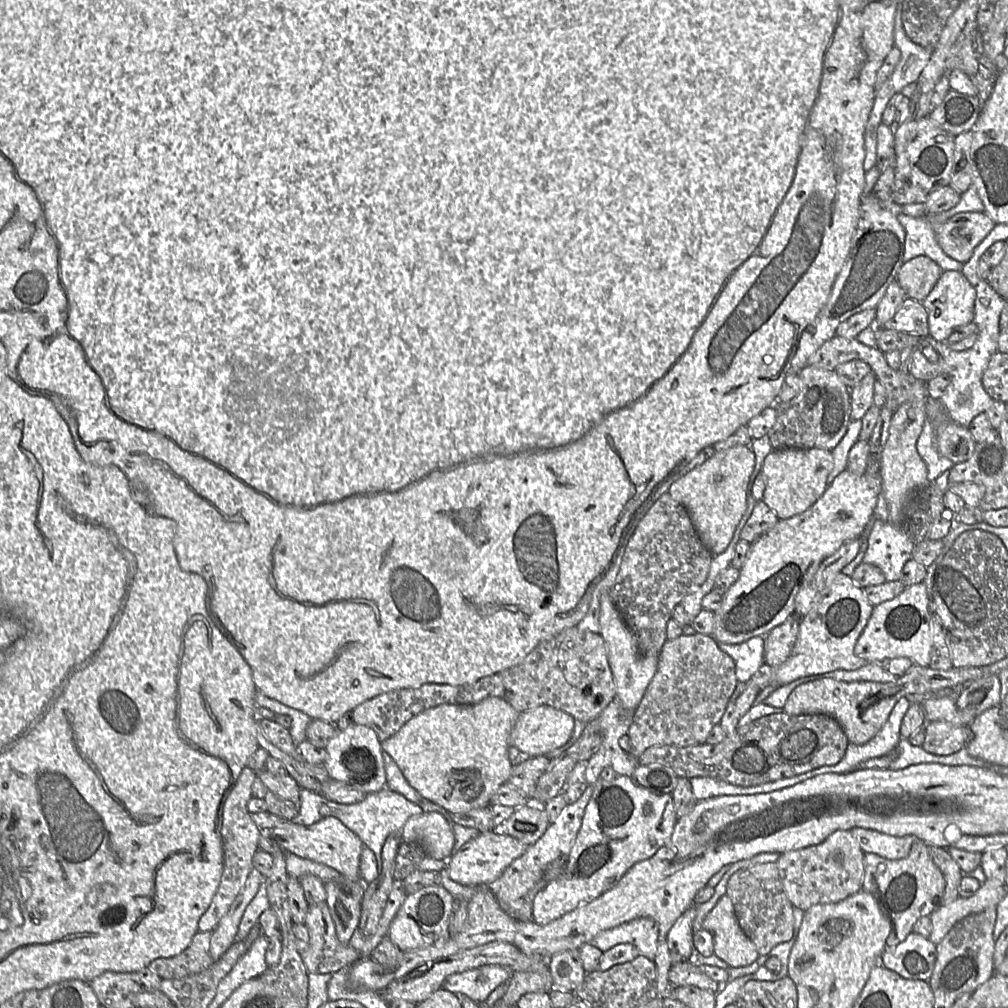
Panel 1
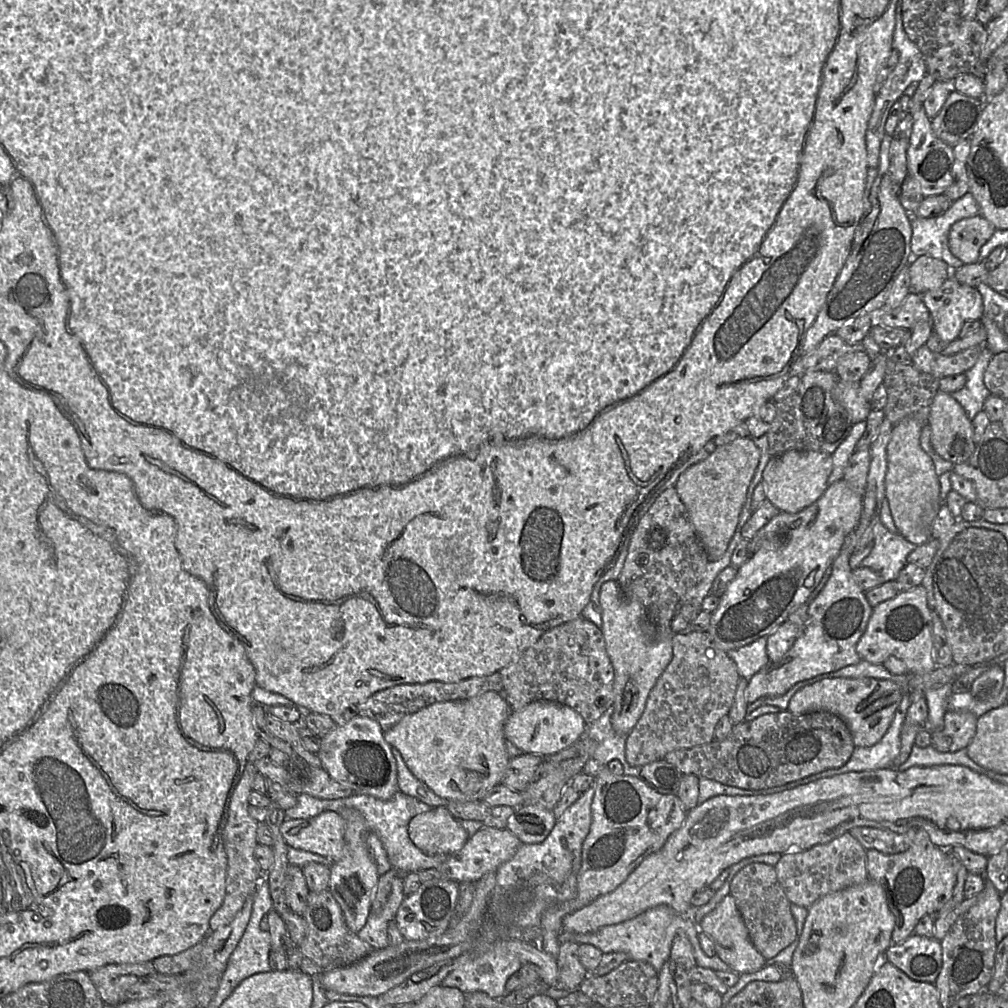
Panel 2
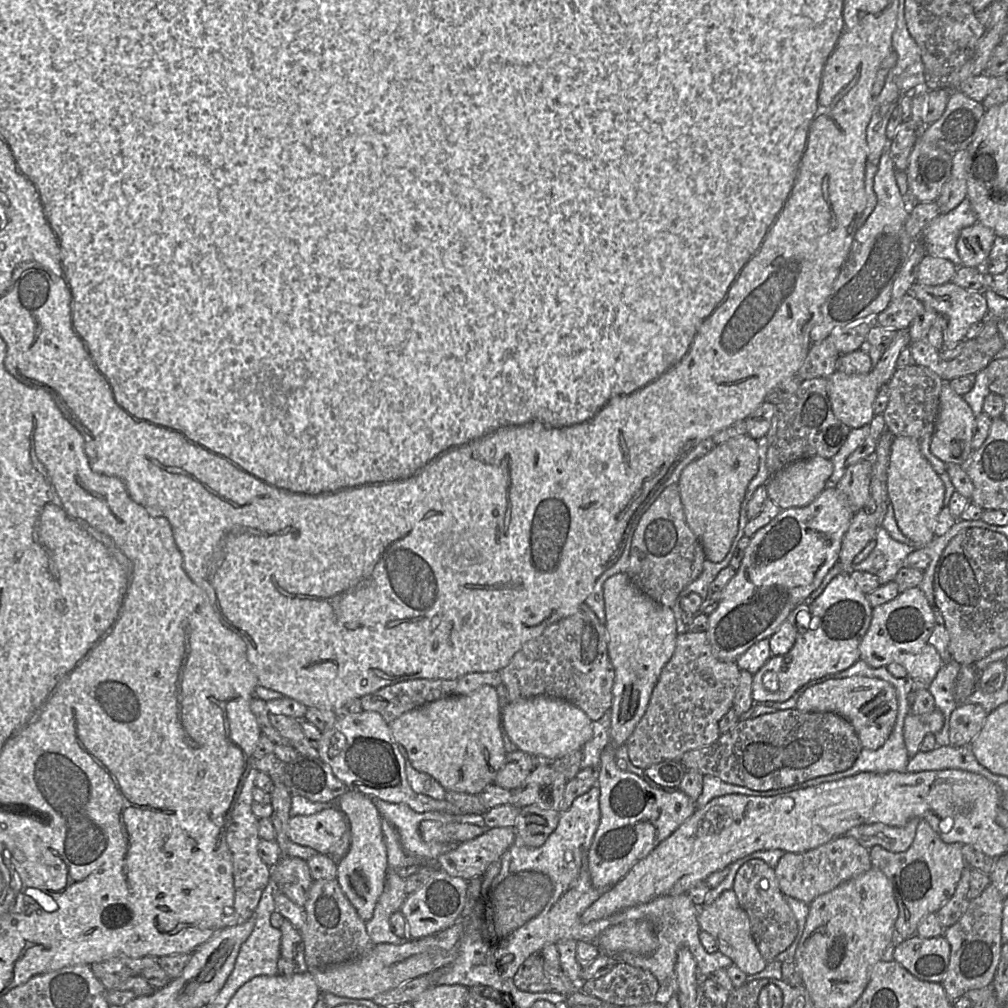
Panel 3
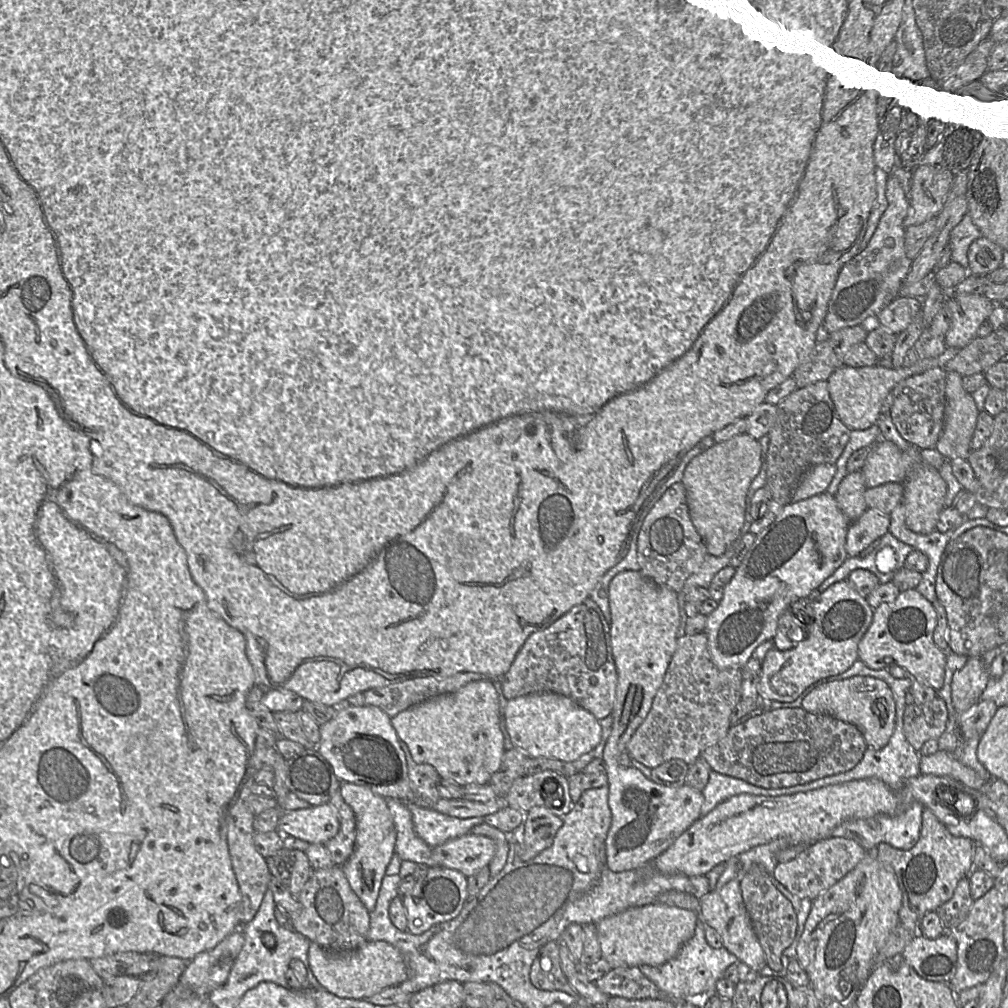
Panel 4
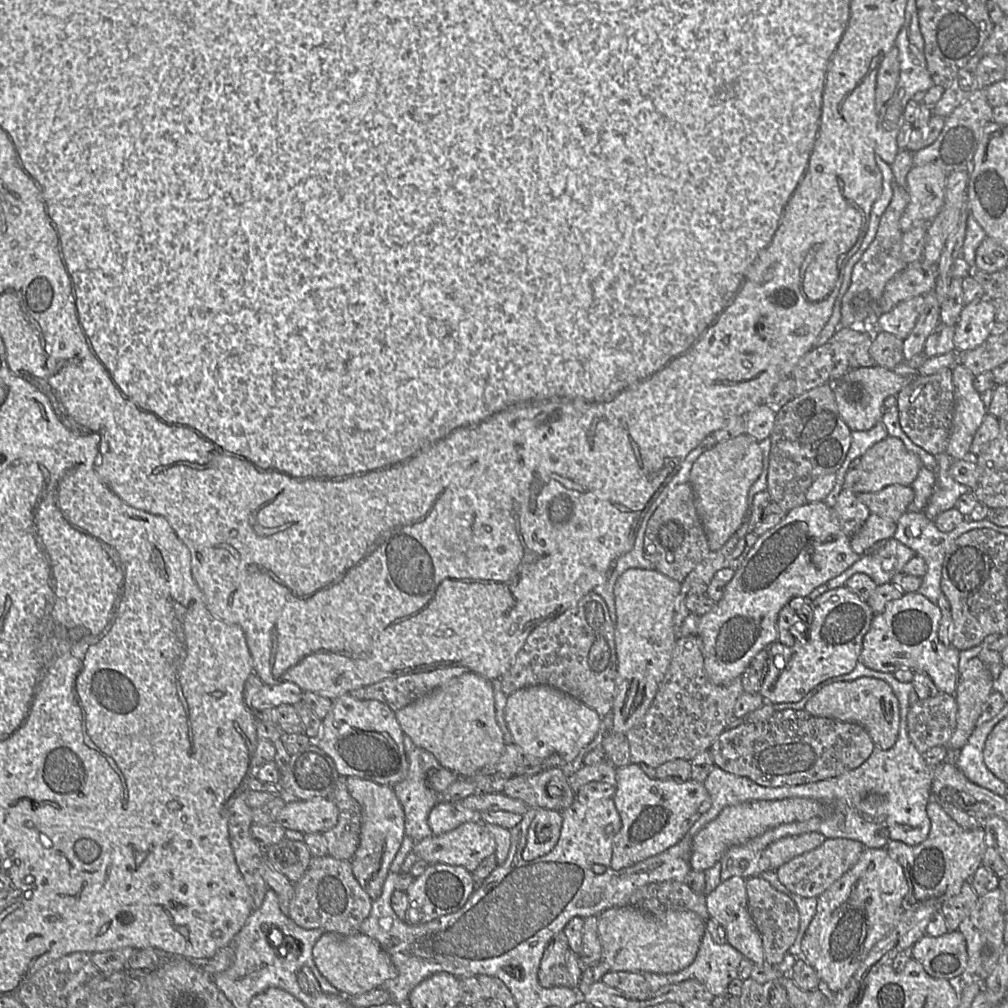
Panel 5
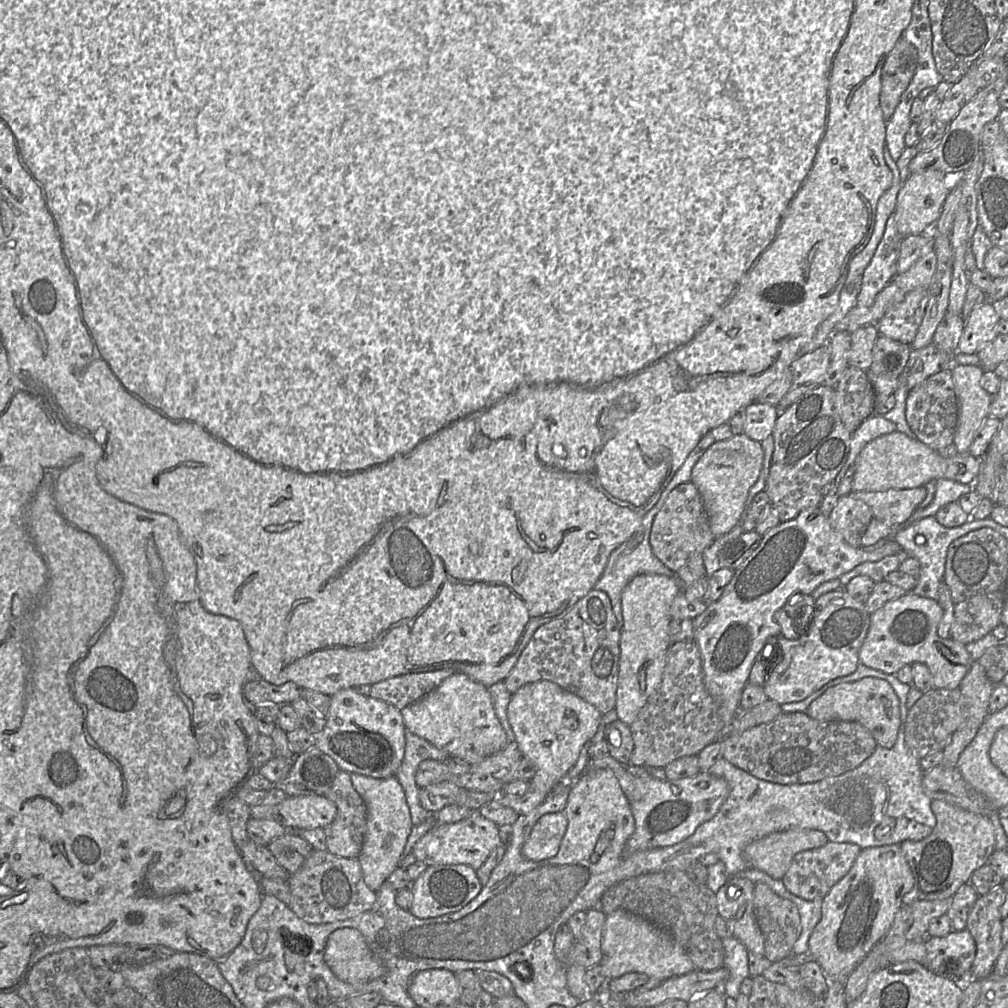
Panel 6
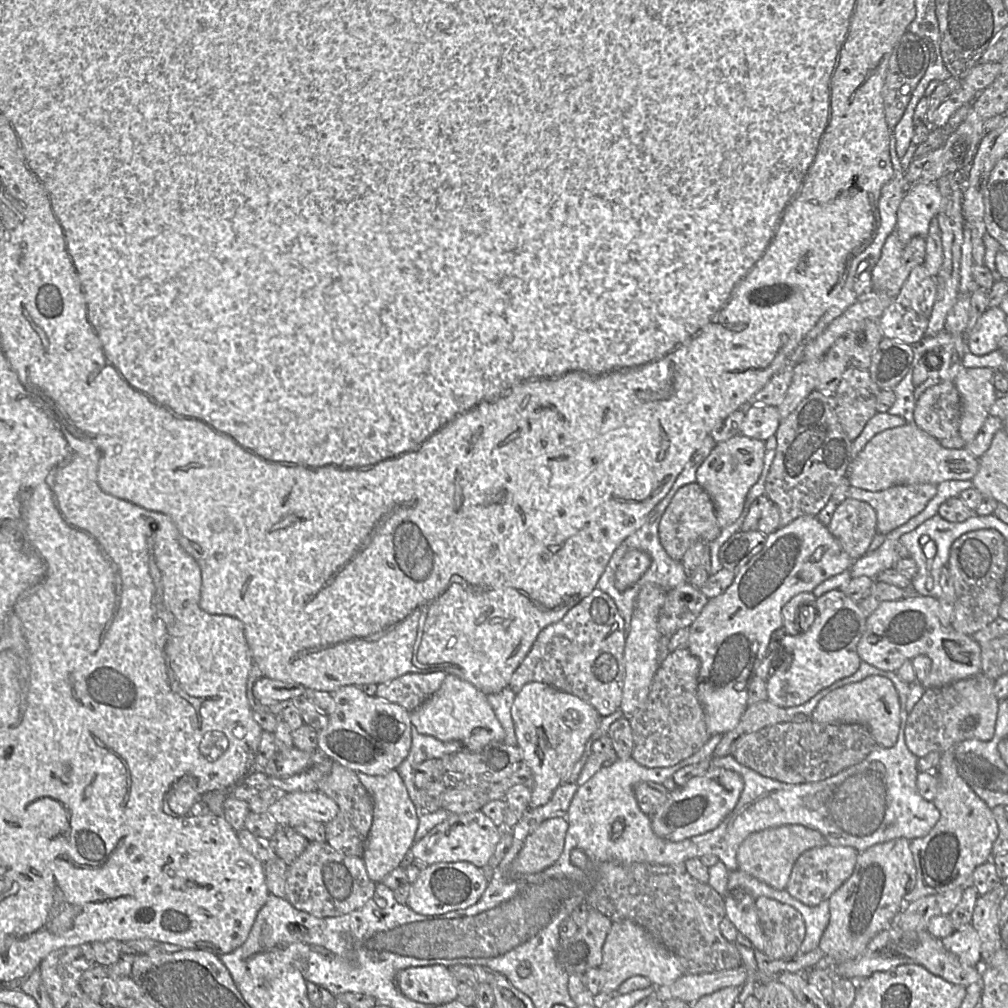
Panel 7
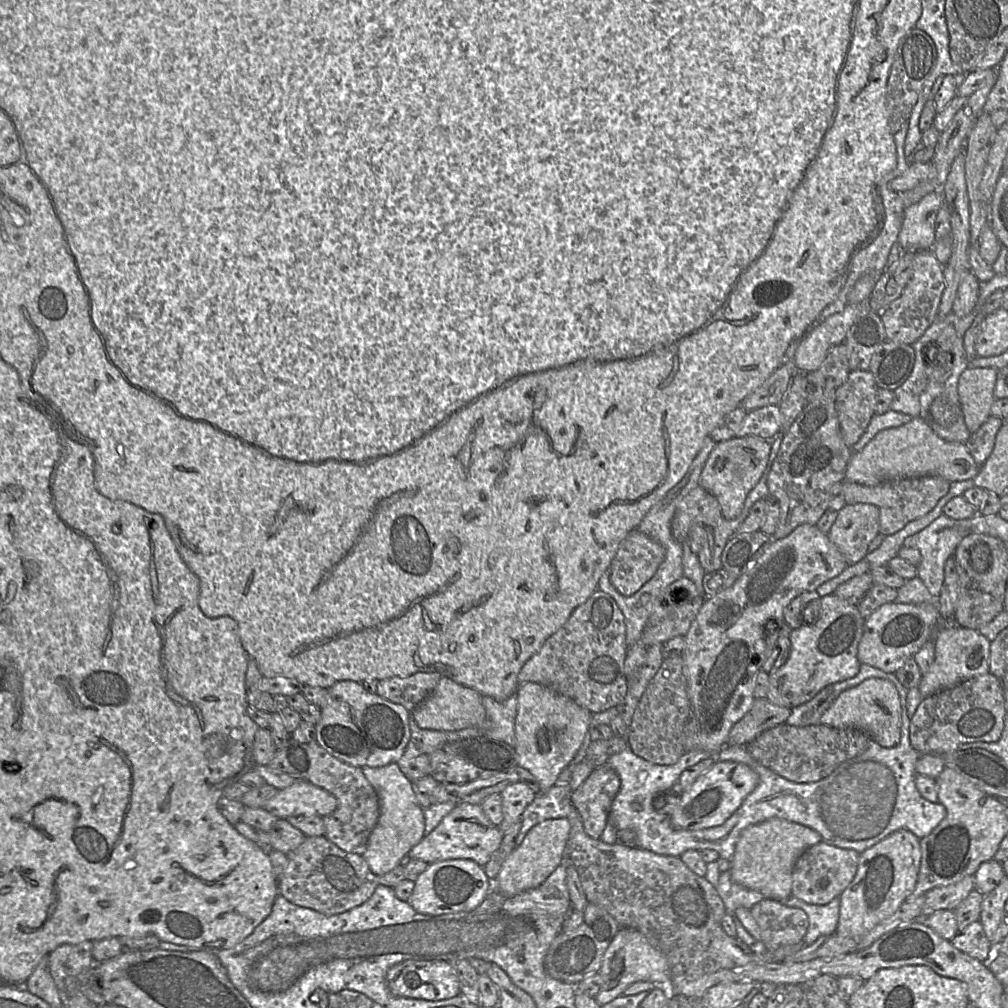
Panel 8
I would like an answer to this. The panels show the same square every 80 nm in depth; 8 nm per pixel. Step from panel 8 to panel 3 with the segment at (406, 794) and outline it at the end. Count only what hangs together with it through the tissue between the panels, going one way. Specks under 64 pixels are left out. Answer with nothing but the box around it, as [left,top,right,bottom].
[336,789,388,922]

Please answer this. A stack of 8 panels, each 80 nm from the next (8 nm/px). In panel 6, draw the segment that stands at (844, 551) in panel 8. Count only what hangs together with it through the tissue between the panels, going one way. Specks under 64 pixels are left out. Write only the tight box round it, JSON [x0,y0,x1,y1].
[829,495,873,548]

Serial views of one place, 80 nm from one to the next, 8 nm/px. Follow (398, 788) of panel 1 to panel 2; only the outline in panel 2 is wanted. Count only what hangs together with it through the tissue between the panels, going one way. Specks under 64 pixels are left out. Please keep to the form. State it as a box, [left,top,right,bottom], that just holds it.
[392,748,447,809]

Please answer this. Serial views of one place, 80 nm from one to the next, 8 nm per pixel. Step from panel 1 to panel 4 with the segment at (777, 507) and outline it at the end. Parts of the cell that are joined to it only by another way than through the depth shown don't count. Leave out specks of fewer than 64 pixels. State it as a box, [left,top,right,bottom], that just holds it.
[792,464,835,503]

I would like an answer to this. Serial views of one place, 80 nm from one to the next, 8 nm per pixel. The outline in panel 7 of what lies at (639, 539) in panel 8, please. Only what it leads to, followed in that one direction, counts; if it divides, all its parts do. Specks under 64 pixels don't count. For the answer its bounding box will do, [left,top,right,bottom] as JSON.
[615,549,651,591]

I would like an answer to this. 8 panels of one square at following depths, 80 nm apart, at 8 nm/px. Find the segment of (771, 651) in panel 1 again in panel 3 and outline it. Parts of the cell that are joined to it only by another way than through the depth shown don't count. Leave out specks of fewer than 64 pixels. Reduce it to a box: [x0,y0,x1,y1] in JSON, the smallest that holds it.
[769,601,811,656]

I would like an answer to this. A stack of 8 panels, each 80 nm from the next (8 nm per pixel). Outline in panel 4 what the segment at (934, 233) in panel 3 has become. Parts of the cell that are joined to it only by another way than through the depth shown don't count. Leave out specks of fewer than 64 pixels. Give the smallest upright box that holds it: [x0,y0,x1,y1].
[948,211,981,269]

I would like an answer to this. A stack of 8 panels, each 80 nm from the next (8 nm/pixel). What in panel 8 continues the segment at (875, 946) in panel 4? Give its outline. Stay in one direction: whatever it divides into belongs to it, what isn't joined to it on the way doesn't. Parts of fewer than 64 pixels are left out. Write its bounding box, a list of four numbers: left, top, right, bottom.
[835,829,921,937]

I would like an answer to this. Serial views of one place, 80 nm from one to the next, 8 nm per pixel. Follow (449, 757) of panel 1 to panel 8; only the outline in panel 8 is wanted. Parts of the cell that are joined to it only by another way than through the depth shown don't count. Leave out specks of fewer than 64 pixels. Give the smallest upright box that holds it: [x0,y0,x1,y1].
[410,676,487,731]

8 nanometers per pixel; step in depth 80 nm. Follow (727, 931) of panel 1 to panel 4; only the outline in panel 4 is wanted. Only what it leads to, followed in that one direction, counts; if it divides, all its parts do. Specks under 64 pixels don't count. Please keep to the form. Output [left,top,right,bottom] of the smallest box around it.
[699,878,766,972]

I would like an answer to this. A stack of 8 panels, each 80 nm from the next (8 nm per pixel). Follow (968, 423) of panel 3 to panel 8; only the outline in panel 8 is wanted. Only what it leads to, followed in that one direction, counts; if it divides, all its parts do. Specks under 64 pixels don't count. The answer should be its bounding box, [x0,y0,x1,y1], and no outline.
[958,368,998,433]

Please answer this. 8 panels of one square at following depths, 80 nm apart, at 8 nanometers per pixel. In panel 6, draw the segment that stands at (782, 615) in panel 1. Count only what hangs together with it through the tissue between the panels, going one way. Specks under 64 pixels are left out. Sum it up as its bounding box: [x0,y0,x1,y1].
[693,507,902,723]

